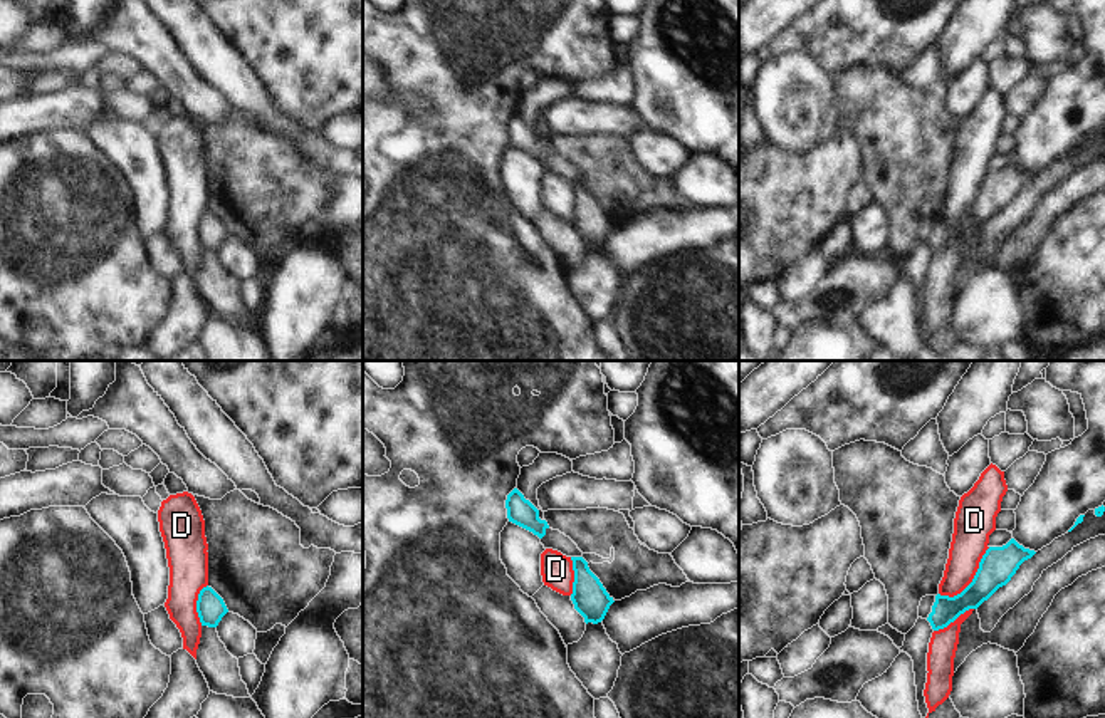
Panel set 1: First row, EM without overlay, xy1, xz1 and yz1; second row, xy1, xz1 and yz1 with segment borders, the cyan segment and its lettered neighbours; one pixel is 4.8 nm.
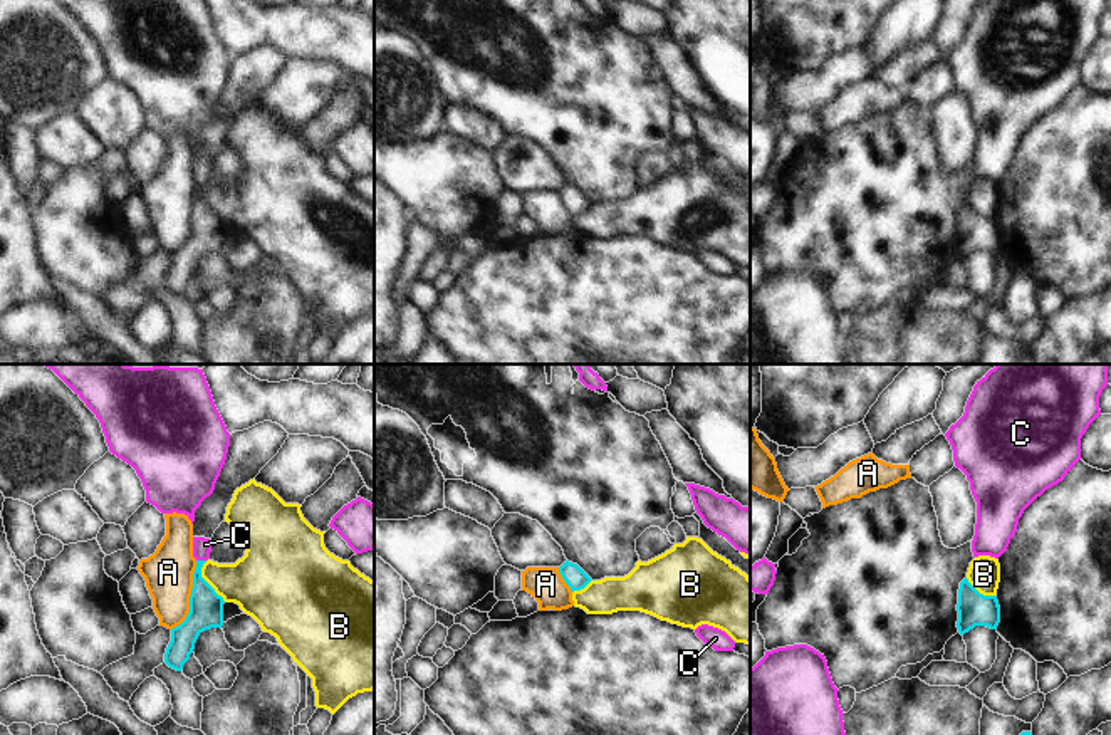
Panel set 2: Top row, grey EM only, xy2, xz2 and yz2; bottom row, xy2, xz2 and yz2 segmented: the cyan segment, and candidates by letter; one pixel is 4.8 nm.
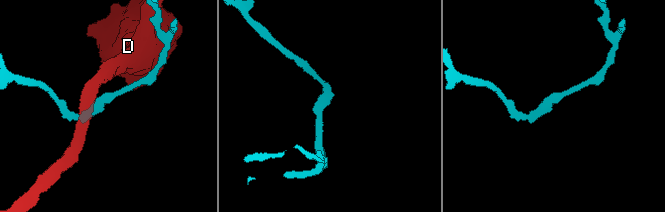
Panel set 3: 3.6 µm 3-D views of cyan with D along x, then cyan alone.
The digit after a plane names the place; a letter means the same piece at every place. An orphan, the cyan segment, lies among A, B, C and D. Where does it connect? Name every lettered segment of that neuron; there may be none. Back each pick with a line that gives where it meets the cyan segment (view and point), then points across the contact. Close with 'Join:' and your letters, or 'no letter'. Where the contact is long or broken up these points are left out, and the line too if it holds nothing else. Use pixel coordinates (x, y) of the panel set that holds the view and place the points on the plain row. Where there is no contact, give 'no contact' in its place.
C: contact xy2 (202, 185); way xy2 (205, 230), (198, 207), (202, 185), (202, 172)
Join: C

